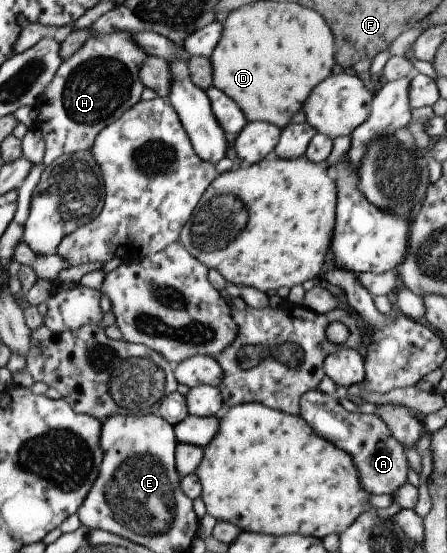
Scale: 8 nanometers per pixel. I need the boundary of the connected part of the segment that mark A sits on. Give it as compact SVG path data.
M312 389L306 391L303 395L300 395L300 400L298 401L298 415L299 417L313 430L313 433L328 441L331 445L337 447L341 451L348 454L348 457L354 463L354 469L356 469L358 483L360 487L370 495L384 495L392 494L394 491L398 491L398 487L402 483L407 481L408 473L408 461L406 461L406 456L402 445L392 437L386 423L377 417L376 414L357 414L348 413L337 401L335 394L326 395L318 389Z

